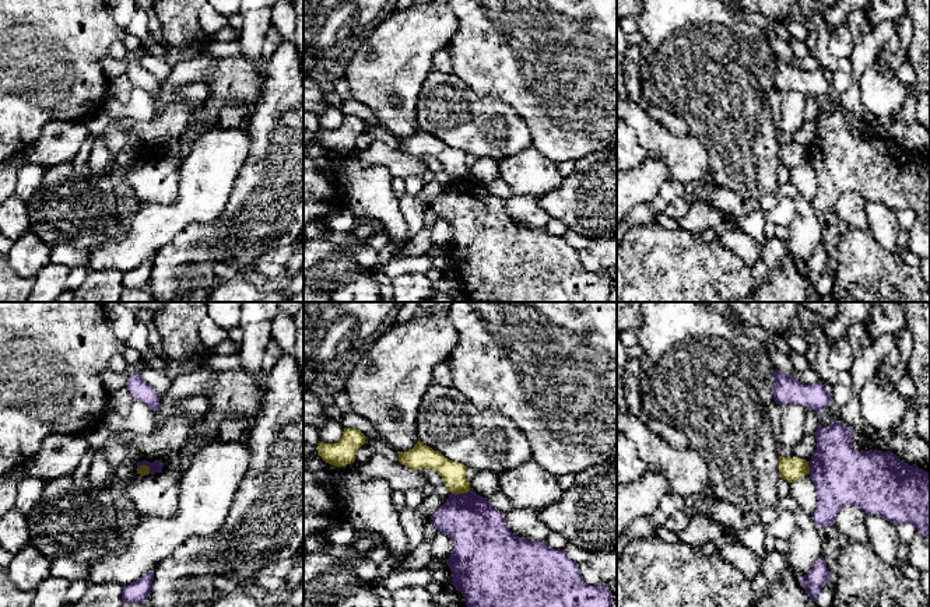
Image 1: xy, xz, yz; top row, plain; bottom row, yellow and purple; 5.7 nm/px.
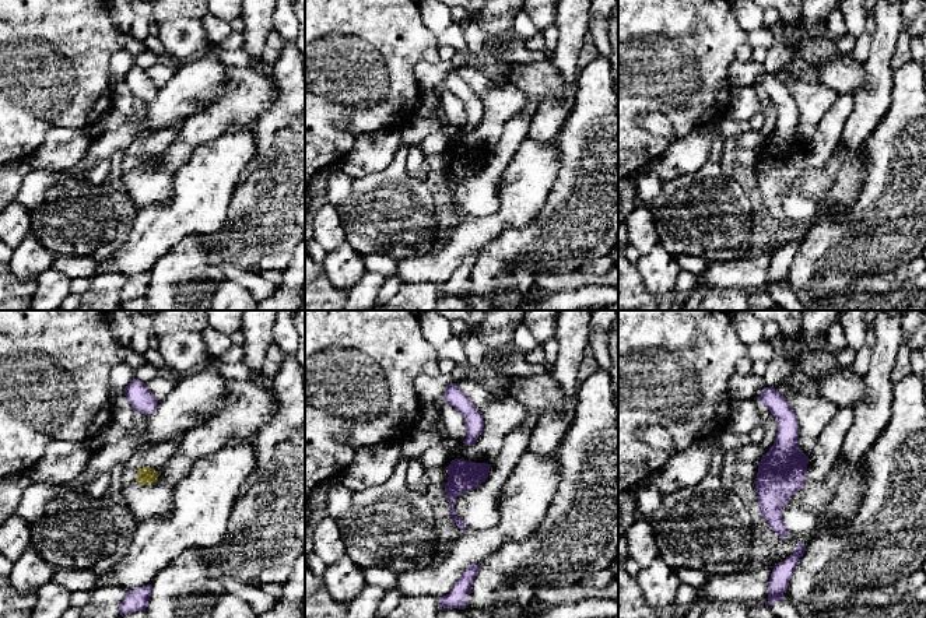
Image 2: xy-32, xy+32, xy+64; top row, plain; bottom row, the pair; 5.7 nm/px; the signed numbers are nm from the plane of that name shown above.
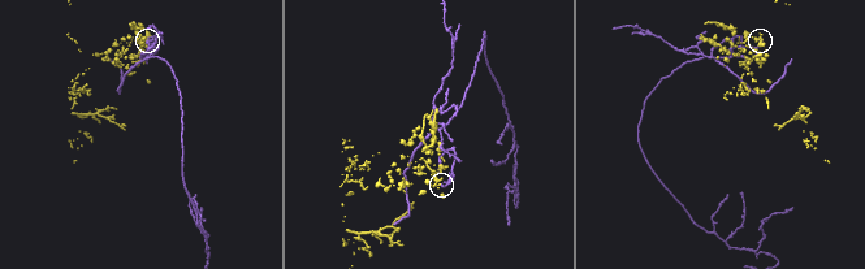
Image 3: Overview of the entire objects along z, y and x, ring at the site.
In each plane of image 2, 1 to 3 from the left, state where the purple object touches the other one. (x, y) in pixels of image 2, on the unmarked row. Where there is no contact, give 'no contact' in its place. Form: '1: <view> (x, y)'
1: no contact
2: no contact
3: no contact

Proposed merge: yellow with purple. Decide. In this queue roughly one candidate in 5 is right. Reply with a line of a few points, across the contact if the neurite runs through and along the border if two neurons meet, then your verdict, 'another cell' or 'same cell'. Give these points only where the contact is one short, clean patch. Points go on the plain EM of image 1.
xz (469, 176), (452, 181) | another cell

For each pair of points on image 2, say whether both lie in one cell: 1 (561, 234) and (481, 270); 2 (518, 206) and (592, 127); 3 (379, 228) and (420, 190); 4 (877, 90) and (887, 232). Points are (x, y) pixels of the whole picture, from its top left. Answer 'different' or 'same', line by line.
1: same
2: different
3: same
4: different

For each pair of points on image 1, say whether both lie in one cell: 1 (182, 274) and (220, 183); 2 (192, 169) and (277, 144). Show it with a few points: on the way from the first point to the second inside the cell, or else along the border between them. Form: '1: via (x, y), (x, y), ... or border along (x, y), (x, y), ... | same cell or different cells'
1: border along (228, 202), (217, 218), (190, 223), (174, 238) | different cells
2: border along (245, 125), (249, 139), (249, 154), (234, 182) | different cells

